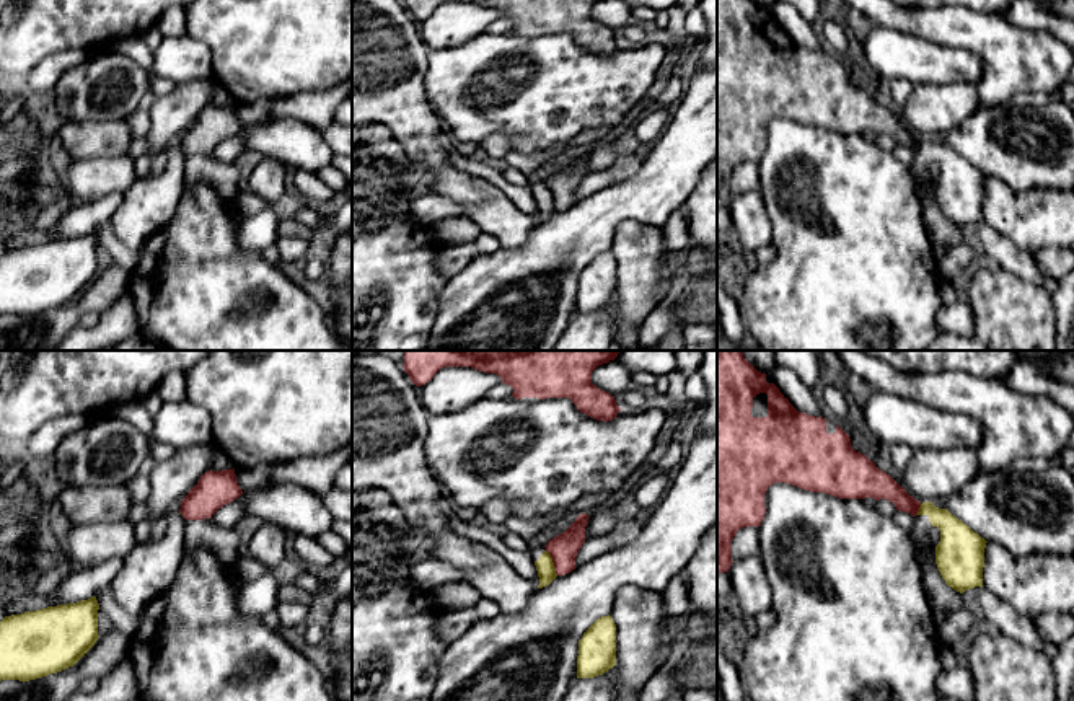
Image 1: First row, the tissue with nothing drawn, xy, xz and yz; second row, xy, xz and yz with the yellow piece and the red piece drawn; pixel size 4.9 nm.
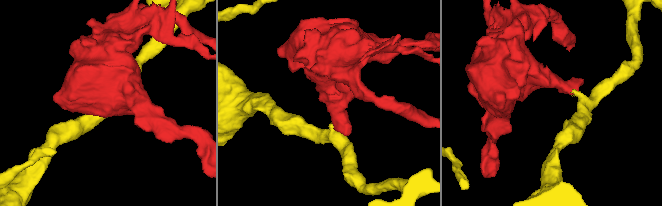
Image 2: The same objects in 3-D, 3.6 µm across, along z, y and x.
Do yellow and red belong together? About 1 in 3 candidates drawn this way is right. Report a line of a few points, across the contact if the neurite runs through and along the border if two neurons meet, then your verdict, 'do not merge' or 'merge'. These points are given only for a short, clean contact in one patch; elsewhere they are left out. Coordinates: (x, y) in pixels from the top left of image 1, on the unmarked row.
xz (546, 185), (558, 209) | do not merge

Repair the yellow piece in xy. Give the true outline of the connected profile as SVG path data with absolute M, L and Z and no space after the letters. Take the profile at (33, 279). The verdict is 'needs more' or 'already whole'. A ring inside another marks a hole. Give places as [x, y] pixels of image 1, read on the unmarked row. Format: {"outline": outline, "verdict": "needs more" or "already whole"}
{"outline": "M98 235L47 241L0 256L0 316L29 316L73 302L98 276Z", "verdict": "already whole"}

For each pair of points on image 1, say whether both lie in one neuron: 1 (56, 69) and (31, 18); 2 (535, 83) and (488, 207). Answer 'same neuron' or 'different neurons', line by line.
1: different neurons
2: different neurons

